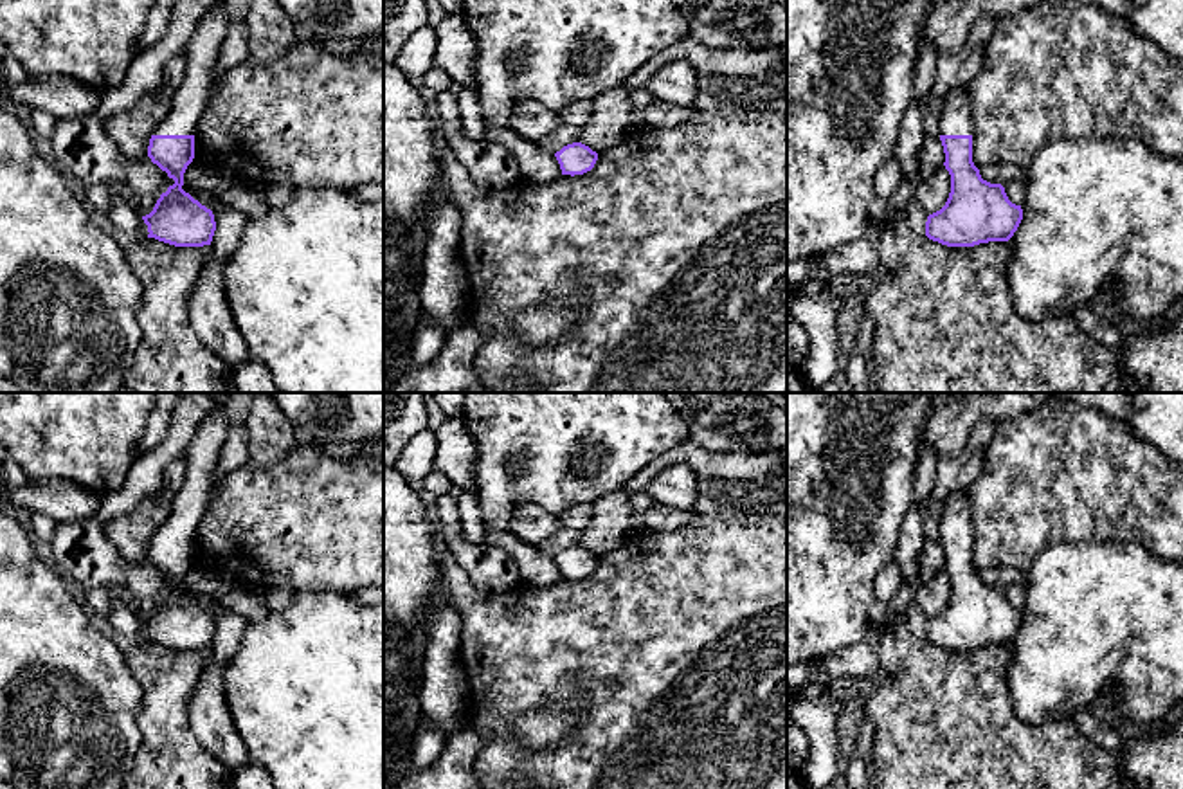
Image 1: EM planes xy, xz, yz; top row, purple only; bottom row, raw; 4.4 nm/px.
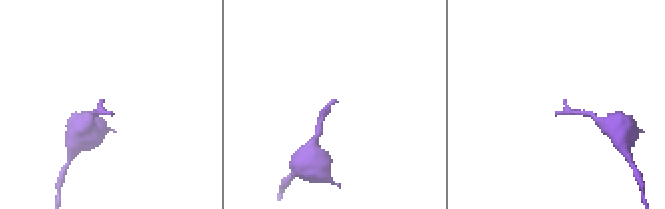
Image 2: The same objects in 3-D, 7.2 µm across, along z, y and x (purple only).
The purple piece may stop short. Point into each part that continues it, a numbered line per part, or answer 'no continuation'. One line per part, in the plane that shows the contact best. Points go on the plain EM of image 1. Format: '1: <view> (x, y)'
1: xy (186, 510)

